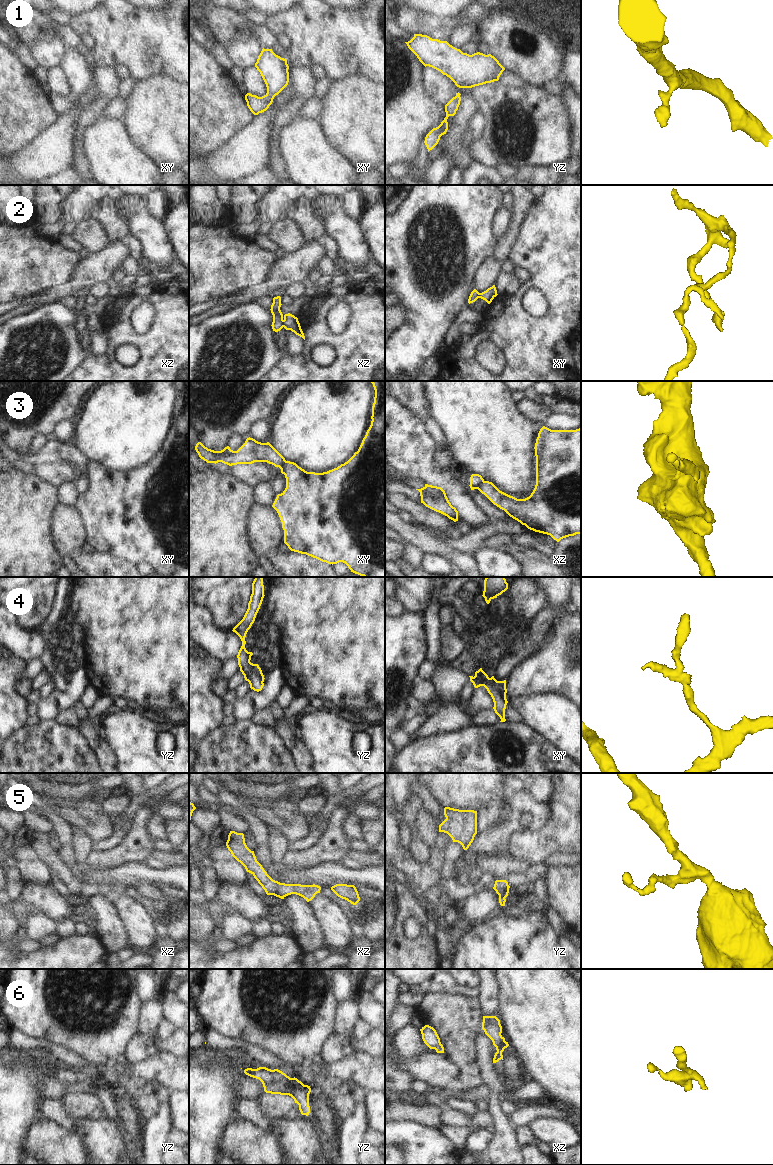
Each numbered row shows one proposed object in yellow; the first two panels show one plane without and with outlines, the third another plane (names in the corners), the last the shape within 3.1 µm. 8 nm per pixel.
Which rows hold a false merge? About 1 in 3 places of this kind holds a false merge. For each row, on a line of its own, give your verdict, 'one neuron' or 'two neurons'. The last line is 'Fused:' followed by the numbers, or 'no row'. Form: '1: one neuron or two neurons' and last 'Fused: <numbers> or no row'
1: one neuron
2: two neurons
3: two neurons
4: one neuron
5: one neuron
6: one neuron
Fused: 2, 3

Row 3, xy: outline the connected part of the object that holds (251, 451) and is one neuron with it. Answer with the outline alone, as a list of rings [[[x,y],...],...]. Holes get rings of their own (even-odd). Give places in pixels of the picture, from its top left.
[[[247,438],[245,443],[233,451],[229,446],[221,451],[214,451],[205,447],[201,442],[195,446],[199,457],[207,463],[222,462],[229,466],[237,464],[252,464],[254,462],[267,462],[279,467],[284,474],[285,458],[269,443],[261,443],[253,438]]]

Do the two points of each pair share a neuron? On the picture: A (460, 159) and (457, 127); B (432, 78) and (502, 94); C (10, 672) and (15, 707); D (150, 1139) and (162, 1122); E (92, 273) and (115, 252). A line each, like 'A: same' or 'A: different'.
A: same
B: same
C: same
D: same
E: same

